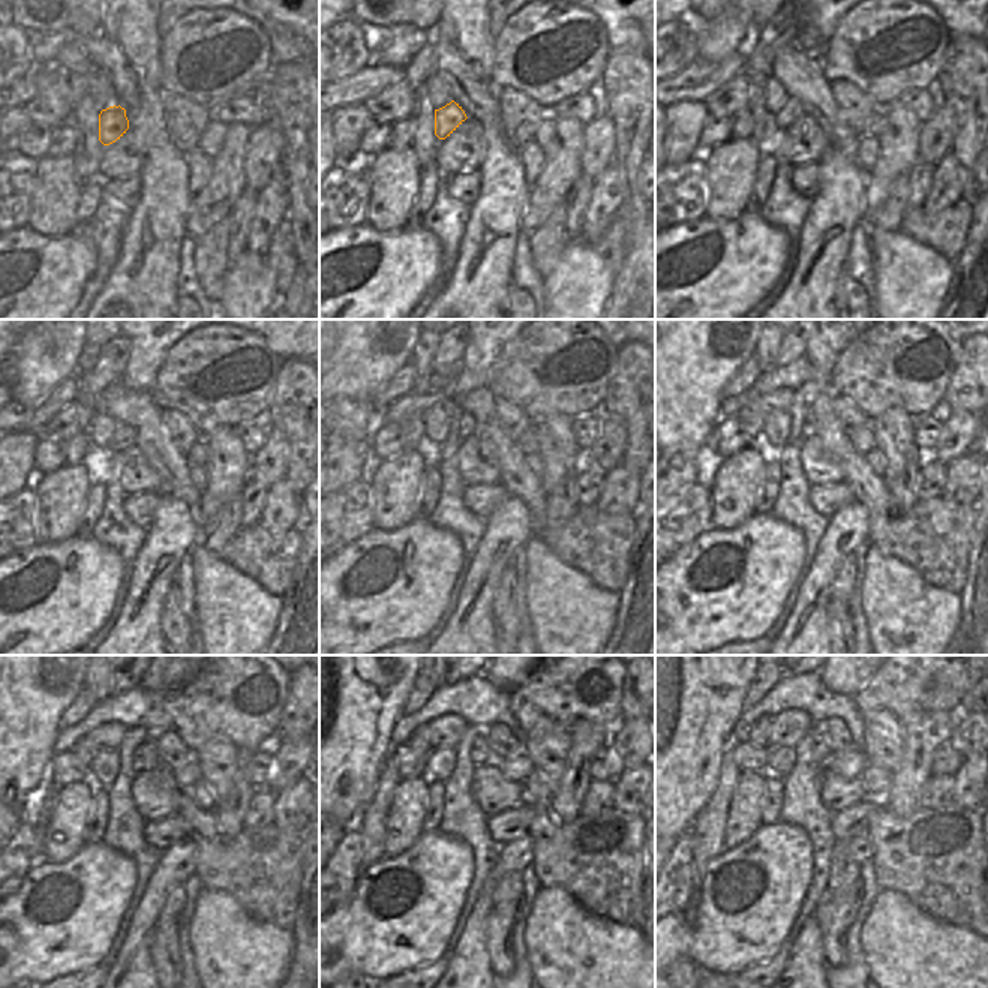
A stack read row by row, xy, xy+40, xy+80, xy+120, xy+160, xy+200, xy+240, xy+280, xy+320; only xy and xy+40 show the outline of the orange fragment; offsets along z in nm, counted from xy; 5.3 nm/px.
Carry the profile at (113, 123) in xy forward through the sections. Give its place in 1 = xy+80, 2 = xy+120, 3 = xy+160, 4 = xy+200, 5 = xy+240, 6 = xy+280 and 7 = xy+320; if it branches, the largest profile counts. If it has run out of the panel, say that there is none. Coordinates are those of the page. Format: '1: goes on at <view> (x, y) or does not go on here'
1: goes on at xy+80 (792, 110)
2: goes on at xy+120 (123, 440)
3: goes on at xy+160 (467, 423)
4: goes on at xy+200 (808, 429)
5: goes on at xy+240 (144, 757)
6: goes on at xy+280 (482, 753)
7: goes on at xy+320 (820, 745)

